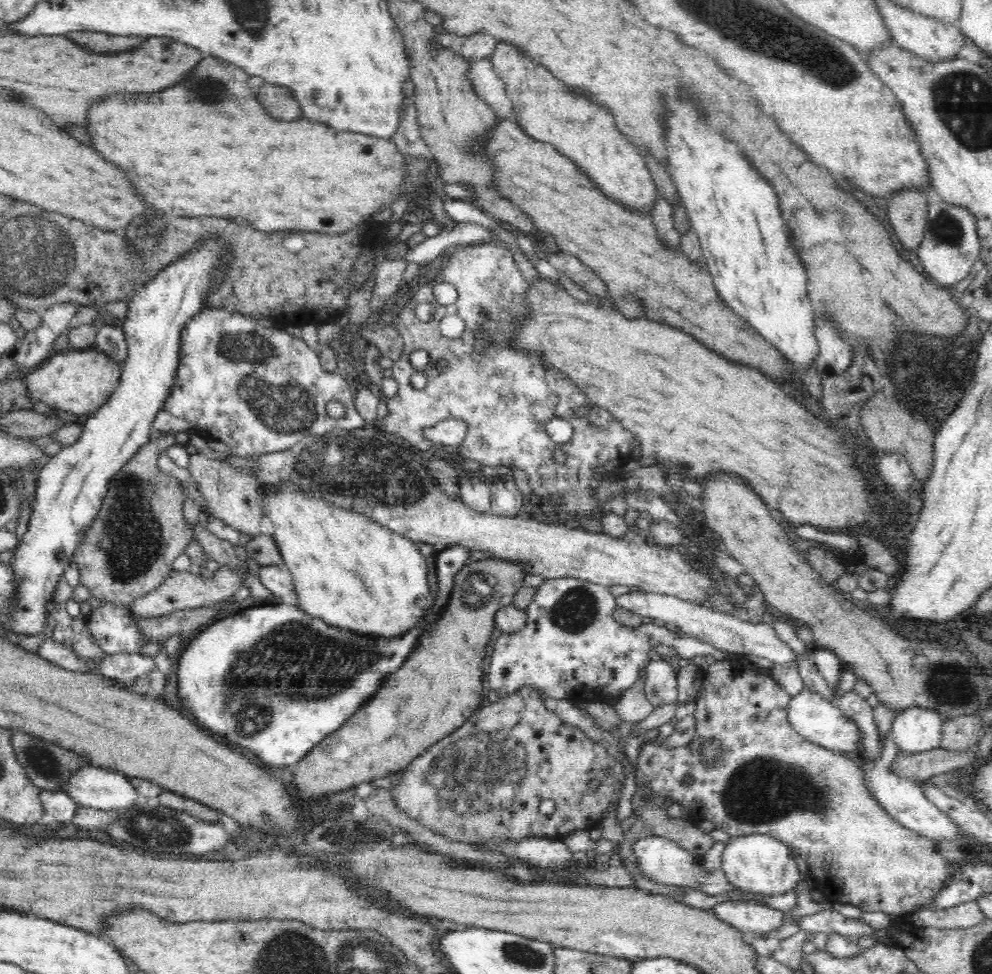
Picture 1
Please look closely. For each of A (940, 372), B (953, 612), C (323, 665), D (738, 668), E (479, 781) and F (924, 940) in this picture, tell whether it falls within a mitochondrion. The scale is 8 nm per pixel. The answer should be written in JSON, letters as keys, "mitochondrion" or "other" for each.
{"A":"mitochondrion","B":"other","C":"mitochondrion","D":"other","E":"mitochondrion","F":"other"}

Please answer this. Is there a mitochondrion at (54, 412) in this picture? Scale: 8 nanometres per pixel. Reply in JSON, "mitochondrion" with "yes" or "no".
{"mitochondrion":"no"}

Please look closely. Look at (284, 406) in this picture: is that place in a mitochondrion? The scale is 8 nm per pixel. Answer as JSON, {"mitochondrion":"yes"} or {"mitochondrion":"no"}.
{"mitochondrion":"yes"}

